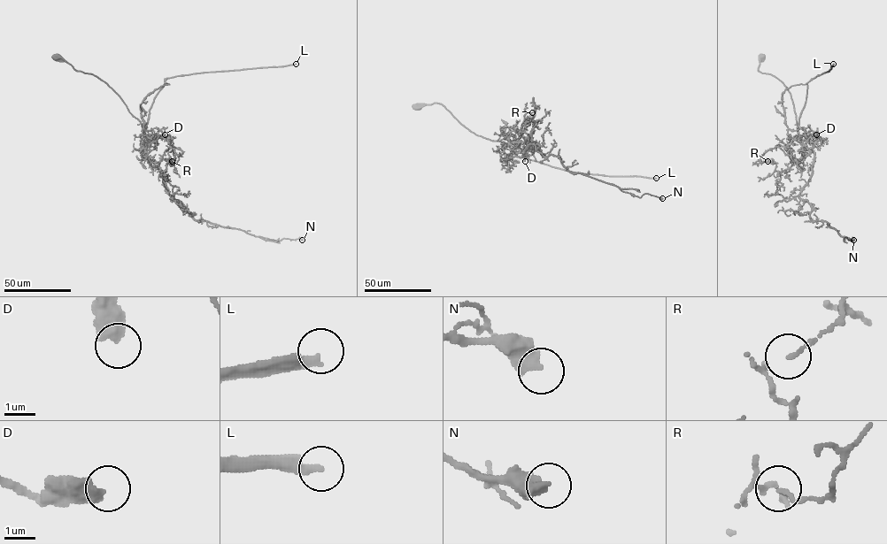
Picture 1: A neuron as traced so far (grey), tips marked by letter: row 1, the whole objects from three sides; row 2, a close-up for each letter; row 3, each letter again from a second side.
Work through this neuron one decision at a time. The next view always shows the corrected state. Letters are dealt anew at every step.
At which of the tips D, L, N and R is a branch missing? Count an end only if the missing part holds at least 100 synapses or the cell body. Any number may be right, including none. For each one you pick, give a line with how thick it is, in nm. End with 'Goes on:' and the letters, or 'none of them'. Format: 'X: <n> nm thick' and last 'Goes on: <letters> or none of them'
L: 320 nm thick
Goes on: L

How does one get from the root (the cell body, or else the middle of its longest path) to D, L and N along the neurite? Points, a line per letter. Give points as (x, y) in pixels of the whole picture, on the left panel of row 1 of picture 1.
D: (57, 57), (104, 80), (143, 131), (154, 97), (169, 84), (141, 106), (144, 129), (165, 134)
L: (57, 57), (76, 70), (92, 73), (104, 80), (141, 122), (143, 131), (154, 98), (166, 79), (296, 64)
N: (57, 57), (96, 76), (119, 97), (141, 122), (147, 161), (196, 220), (274, 241), (302, 240)

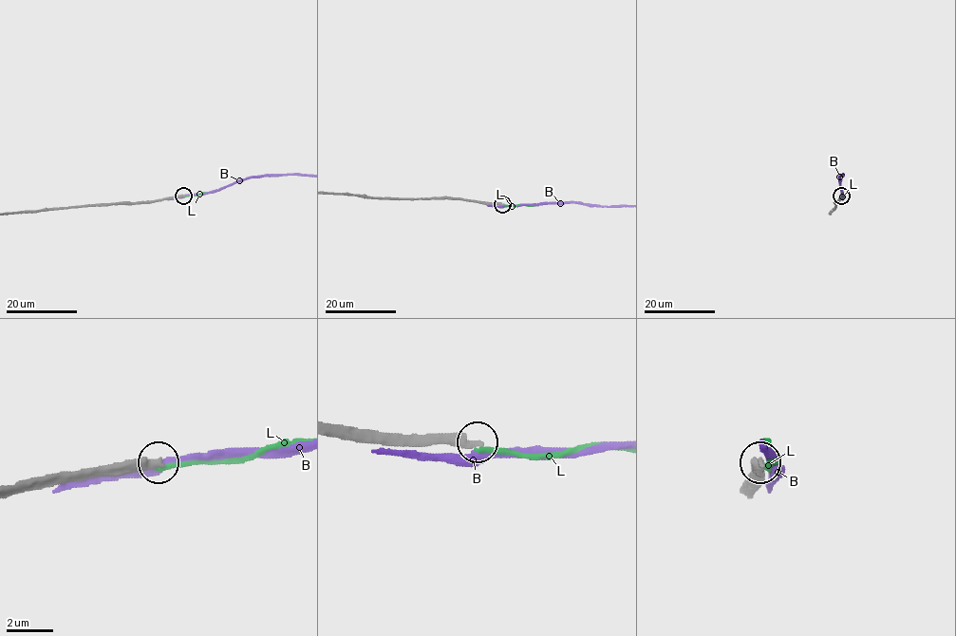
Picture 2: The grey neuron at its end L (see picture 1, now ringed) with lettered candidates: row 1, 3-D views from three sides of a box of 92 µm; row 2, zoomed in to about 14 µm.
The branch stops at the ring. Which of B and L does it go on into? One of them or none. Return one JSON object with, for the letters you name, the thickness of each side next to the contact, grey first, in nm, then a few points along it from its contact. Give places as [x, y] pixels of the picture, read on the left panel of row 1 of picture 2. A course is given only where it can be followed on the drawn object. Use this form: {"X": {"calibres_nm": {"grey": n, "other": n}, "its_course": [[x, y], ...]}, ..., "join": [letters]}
{"join": []}

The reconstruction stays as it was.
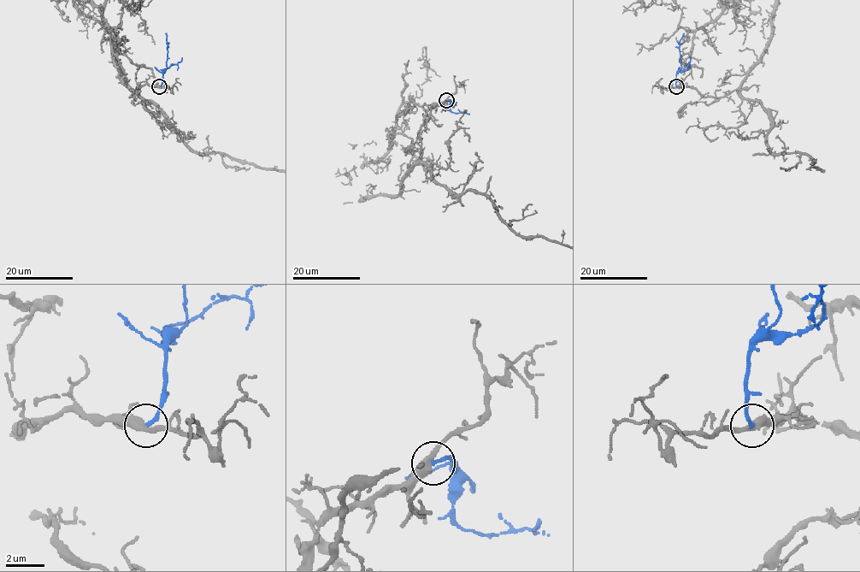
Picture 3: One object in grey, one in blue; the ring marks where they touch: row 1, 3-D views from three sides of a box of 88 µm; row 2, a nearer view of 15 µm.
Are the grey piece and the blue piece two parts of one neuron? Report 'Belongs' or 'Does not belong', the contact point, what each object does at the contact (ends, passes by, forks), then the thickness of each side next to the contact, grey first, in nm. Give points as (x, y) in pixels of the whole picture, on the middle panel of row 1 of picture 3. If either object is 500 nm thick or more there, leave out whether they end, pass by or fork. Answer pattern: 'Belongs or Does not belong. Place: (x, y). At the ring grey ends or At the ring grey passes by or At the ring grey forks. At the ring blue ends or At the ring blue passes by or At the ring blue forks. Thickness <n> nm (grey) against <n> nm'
Does not belong. Place: (446, 100). At the ring grey passes by. At the ring blue ends. Thickness 400 nm (grey) against 200 nm

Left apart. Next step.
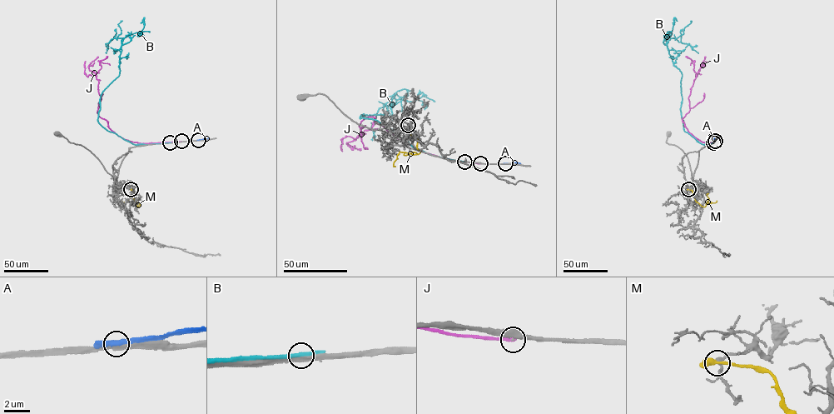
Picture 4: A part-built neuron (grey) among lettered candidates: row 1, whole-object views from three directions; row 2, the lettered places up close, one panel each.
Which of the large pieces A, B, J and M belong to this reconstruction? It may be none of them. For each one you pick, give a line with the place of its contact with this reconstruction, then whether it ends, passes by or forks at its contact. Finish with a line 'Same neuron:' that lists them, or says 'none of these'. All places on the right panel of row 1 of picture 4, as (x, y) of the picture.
Same neuron: none of these

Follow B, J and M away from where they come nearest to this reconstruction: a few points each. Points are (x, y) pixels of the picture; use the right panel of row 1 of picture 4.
B: (713, 142), (702, 144), (684, 130), (682, 72), (667, 48), (672, 33), (666, 36), (677, 21)
J: (715, 141), (702, 142), (687, 131), (682, 120), (690, 110), (688, 97), (697, 74), (692, 60), (690, 65)
M: (688, 189), (692, 191), (695, 200), (703, 206), (707, 202), (709, 203), (717, 201)

